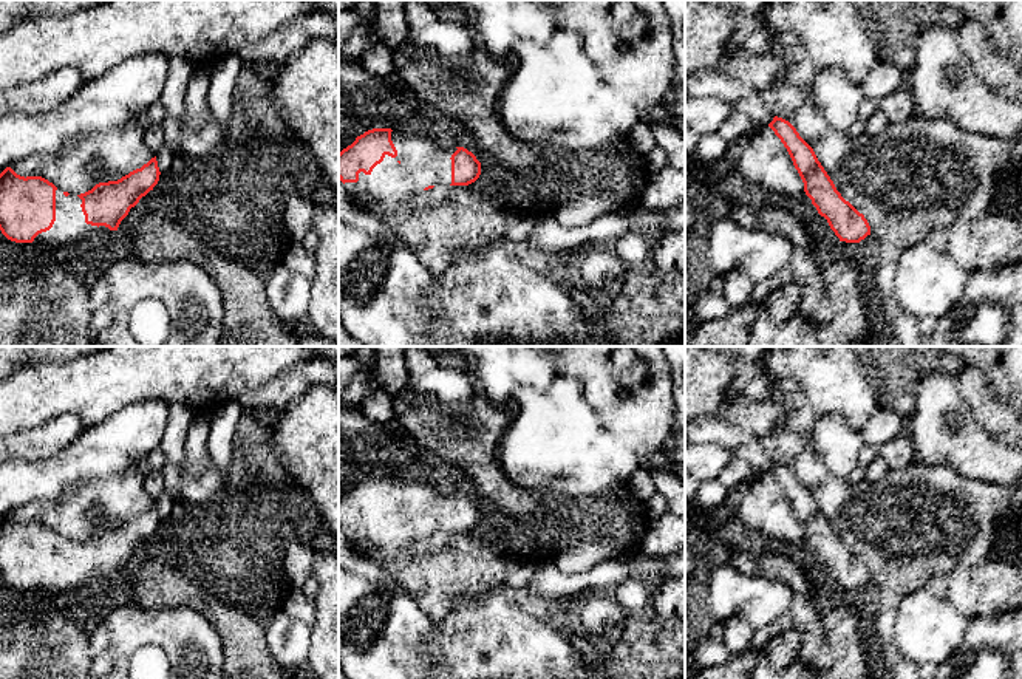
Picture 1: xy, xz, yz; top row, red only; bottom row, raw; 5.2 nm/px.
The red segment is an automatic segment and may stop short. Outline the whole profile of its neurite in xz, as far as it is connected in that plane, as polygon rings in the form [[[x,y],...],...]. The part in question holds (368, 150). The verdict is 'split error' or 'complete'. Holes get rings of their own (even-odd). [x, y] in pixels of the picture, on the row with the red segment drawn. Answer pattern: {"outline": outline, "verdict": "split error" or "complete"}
{"outline": [[[373,128],[339,153],[339,179],[356,207],[377,204],[394,209],[413,195],[439,186],[468,186],[481,175],[481,162],[464,147],[442,147],[431,138]]], "verdict": "split error"}

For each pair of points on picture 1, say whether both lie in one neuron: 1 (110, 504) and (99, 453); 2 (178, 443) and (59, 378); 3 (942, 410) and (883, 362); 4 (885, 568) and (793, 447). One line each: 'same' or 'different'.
1: different
2: different
3: different
4: same

